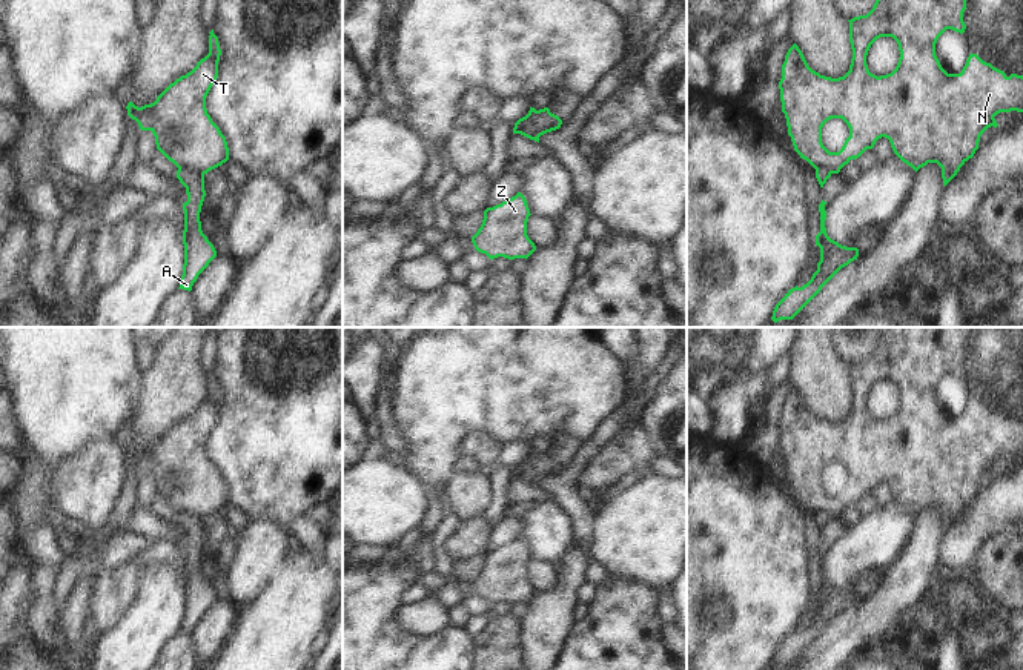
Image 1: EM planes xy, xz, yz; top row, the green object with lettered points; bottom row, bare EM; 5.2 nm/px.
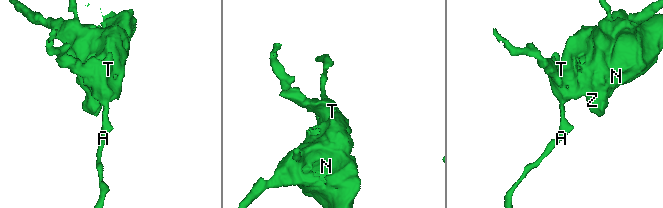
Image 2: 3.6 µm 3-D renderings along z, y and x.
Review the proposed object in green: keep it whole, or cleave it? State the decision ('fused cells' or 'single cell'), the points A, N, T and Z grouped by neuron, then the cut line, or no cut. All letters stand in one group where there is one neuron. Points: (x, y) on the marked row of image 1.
fused cells | A / N T Z | xy (178, 166), (188, 166), (203, 175)

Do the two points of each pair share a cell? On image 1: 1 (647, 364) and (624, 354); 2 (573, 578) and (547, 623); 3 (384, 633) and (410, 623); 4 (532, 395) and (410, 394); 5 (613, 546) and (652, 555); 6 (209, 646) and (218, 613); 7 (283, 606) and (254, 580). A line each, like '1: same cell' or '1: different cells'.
1: different cells
2: same cell
3: different cells
4: same cell
5: same cell
6: same cell
7: different cells

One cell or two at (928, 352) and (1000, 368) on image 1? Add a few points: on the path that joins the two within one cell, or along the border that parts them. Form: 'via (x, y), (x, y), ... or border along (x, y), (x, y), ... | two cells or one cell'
via (946, 352), (982, 352) | one cell

